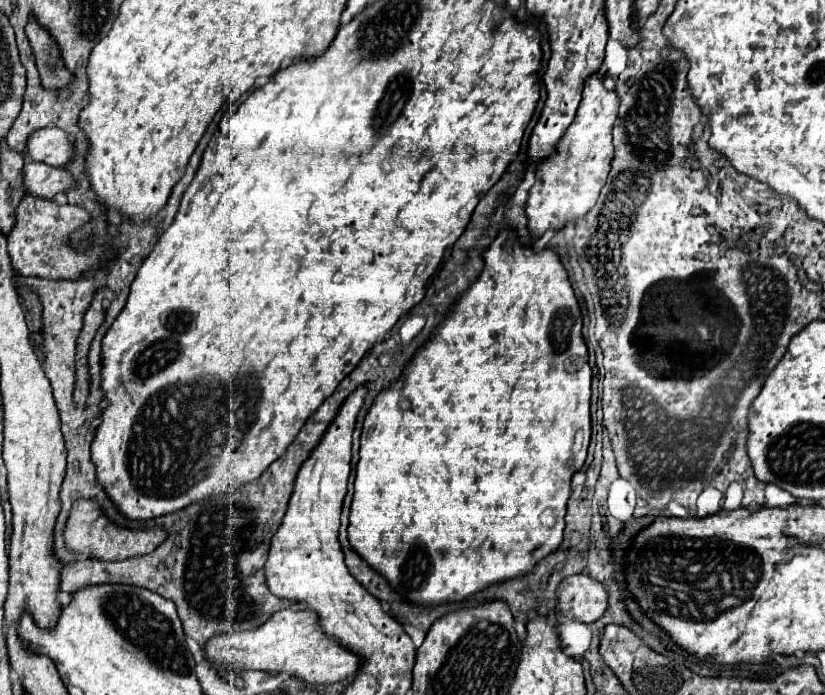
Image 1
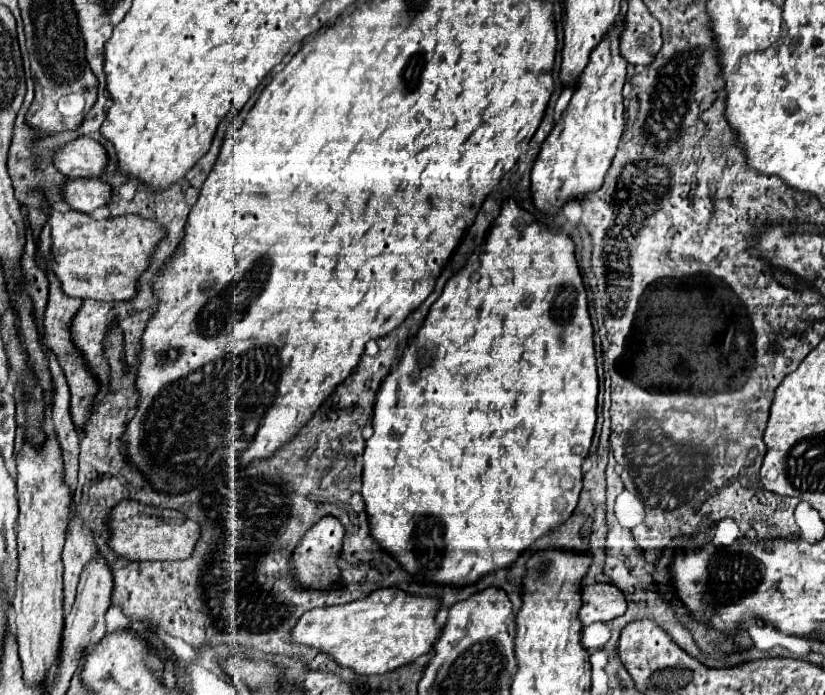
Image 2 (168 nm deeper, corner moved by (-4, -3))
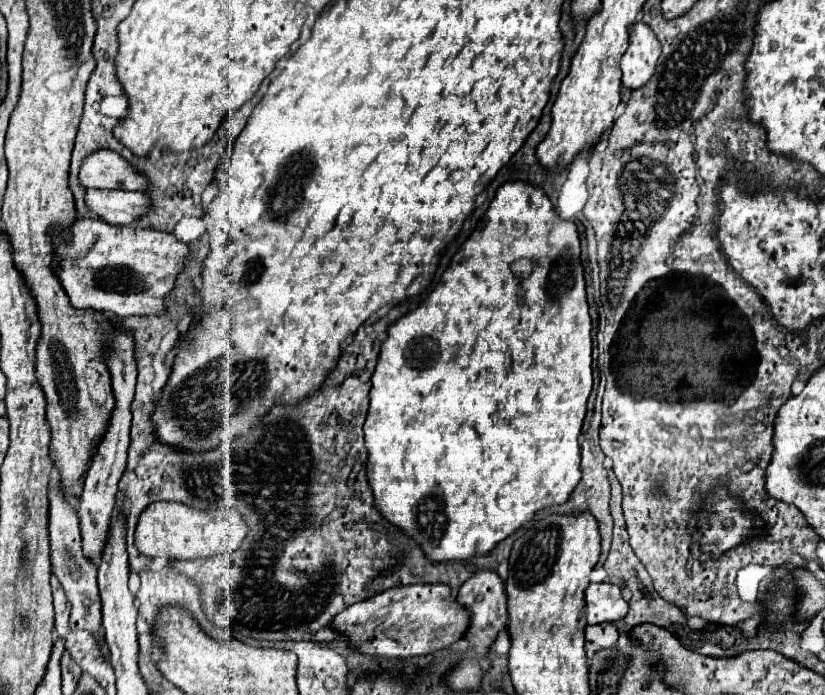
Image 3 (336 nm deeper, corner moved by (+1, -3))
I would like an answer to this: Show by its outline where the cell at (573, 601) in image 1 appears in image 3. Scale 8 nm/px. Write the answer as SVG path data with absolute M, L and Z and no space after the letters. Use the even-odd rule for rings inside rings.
M591 583L585 591L585 613L587 623L605 623L619 621L627 615L629 603L625 589L613 583Z

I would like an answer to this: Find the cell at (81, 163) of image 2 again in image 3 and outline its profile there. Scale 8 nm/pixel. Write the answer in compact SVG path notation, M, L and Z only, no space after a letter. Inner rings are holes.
M95 151L89 153L79 169L79 181L83 187L97 189L127 189L127 191L145 191L147 179L139 175L125 159L115 151Z

